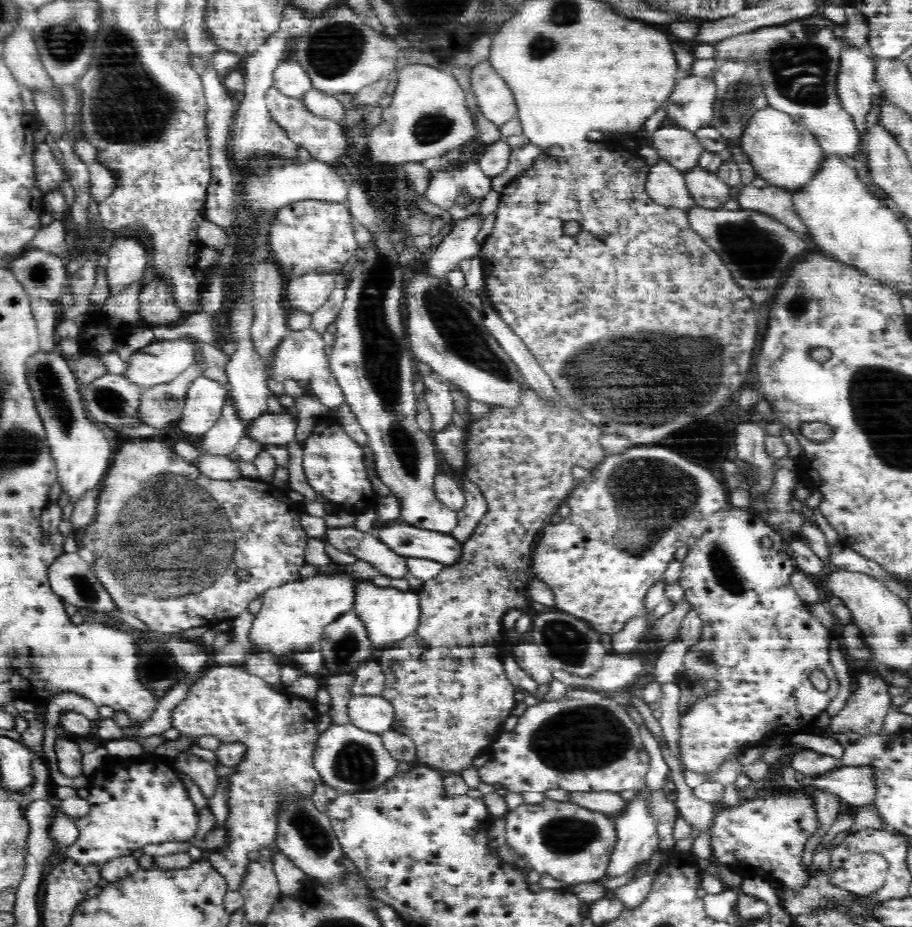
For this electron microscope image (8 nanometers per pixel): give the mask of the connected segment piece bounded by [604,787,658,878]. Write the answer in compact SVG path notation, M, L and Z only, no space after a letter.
M647 788L641 790L638 798L615 819L617 822L617 843L609 861L605 865L608 878L618 878L630 872L635 865L648 860L658 851L658 841L654 833L654 819L644 809Z

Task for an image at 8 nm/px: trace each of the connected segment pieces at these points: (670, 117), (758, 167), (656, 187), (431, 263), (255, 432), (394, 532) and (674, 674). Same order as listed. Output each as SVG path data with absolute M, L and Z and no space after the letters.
M688 74L675 84L673 93L662 106L664 122L681 130L696 133L700 128L710 127L716 83L713 77Z
M766 107L754 113L742 134L742 148L756 176L791 195L804 189L820 172L828 154L819 141L788 113Z
M659 159L649 168L644 186L645 192L656 203L686 210L695 206L688 193L685 174L675 170L674 166L664 159Z
M478 211L458 220L450 228L450 232L434 248L426 263L427 272L438 277L458 269L458 262L472 256L478 250L479 244L474 237L482 224L482 216Z
M284 407L282 414L266 413L251 426L246 435L264 445L285 445L294 440L298 428L298 412L294 407Z
M398 522L375 530L376 536L402 556L429 558L442 564L455 565L463 555L463 542L453 533L439 533Z
M678 639L660 651L654 666L655 682L660 684L678 683L685 675L685 658L689 649Z

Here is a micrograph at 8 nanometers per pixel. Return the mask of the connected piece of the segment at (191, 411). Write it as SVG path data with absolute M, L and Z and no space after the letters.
M200 377L189 388L183 416L179 420L180 430L193 436L208 432L222 418L226 405L230 405L228 385Z

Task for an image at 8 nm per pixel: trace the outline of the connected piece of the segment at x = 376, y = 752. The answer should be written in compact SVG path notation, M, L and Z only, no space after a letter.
M333 724L318 735L313 763L324 782L339 790L368 790L390 778L397 761L390 755L379 733L364 731L355 724Z

